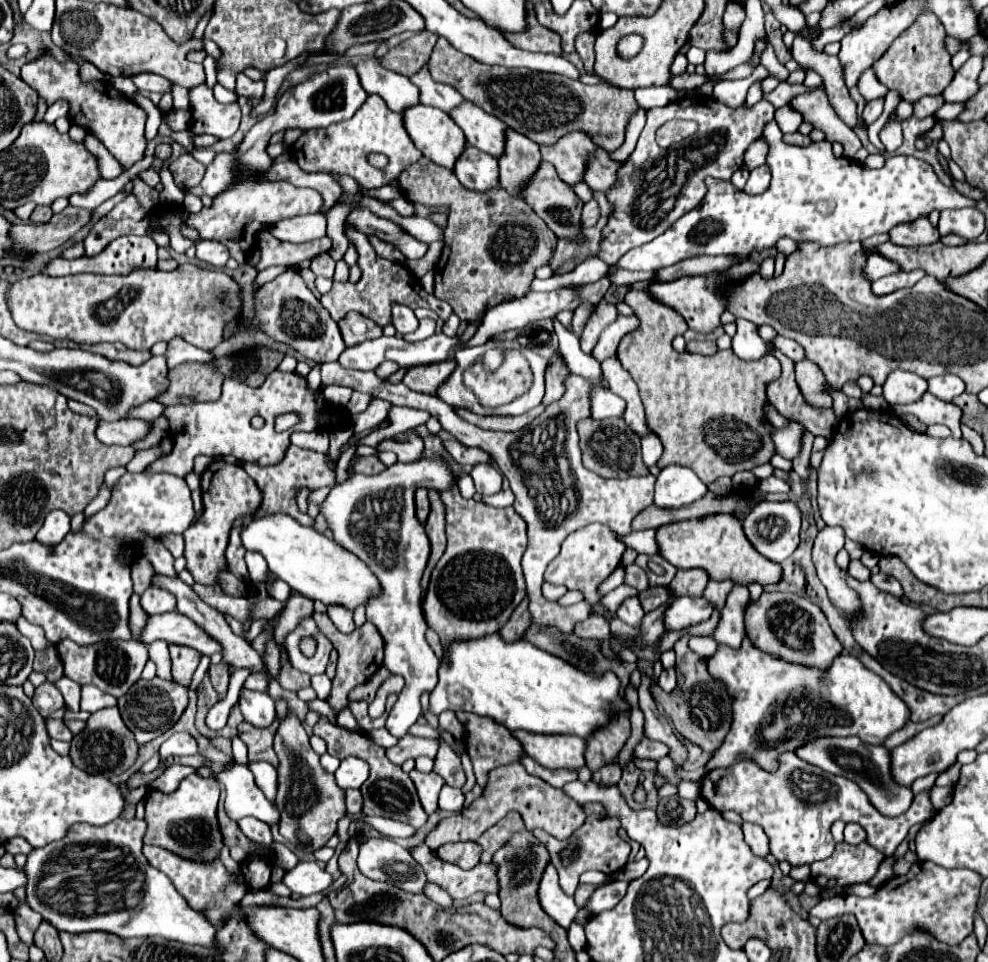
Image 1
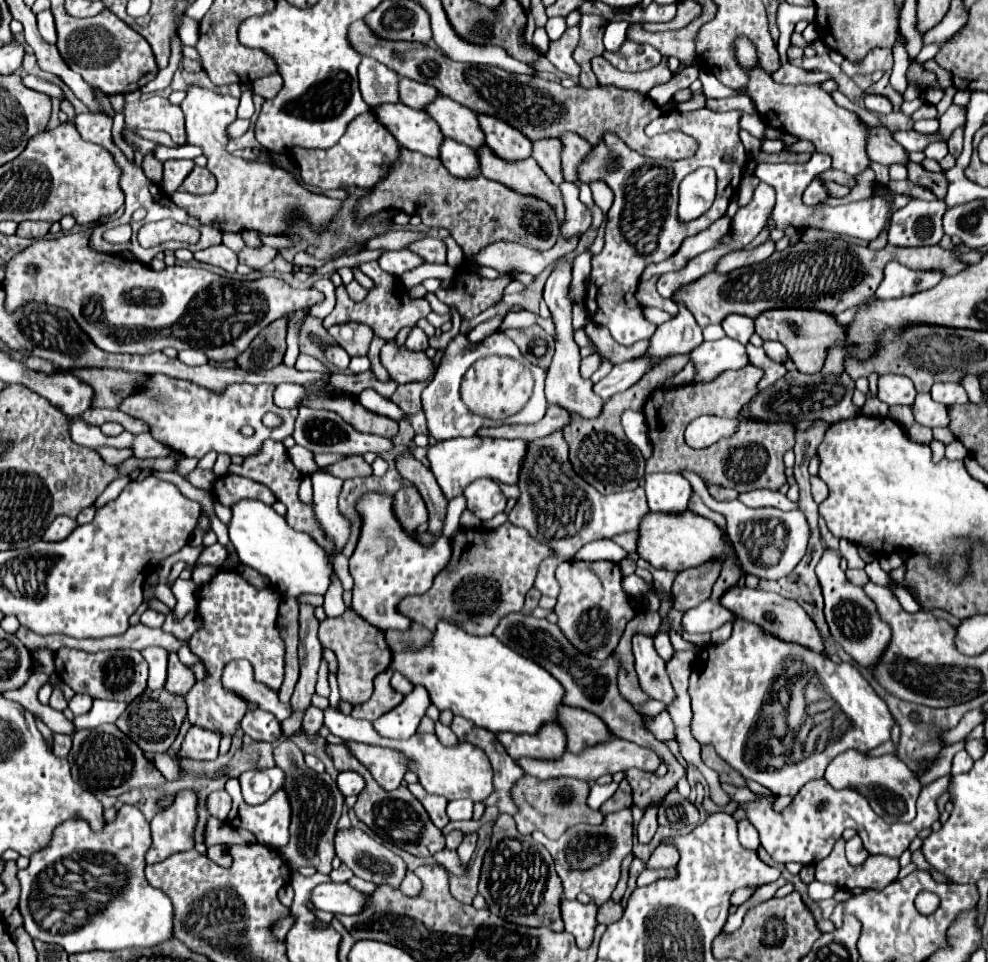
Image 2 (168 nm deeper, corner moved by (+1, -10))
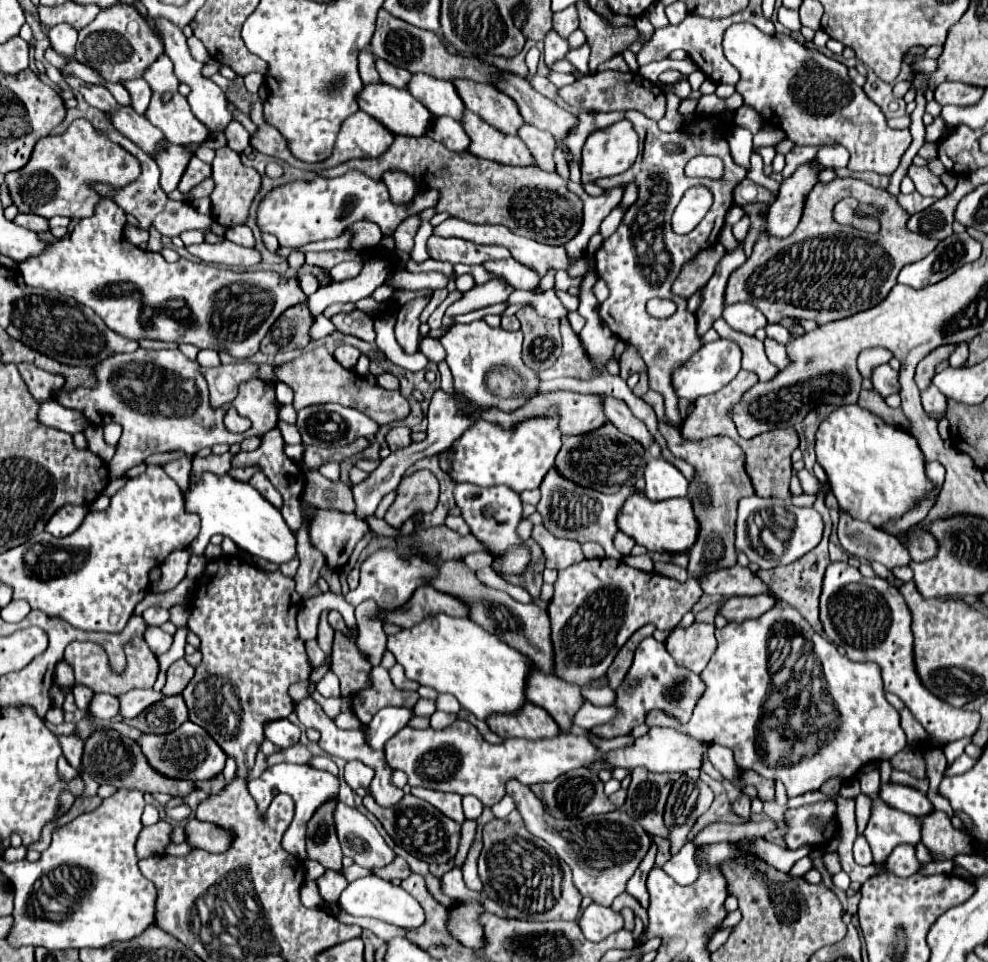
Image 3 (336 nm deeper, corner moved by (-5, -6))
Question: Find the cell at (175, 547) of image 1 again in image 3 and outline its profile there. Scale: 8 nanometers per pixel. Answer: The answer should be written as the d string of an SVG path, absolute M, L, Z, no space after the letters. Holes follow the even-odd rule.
M174 550L174 554L170 554L166 558L166 562L162 562L162 566L160 566L162 576L156 582L152 582L152 586L150 586L152 592L164 594L164 592L176 588L180 584L180 580L186 576L188 558L190 558L188 550Z

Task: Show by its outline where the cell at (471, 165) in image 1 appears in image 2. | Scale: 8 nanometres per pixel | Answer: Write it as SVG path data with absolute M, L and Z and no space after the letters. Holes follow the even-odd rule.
M446 138L440 146L440 162L448 168L448 172L462 180L472 180L480 174L480 158L478 154L450 138Z

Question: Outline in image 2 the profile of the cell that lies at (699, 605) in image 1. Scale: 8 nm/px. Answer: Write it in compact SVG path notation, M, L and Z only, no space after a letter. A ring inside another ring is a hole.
M712 600L702 602L700 606L686 610L682 616L682 630L688 634L704 634L720 628L724 622L734 620L732 612Z

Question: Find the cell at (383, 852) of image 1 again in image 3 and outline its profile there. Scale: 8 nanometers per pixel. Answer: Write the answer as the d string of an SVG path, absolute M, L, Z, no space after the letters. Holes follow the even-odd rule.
M342 800L334 808L334 826L342 854L350 856L358 866L374 870L394 860L394 852L378 834L376 826L360 810L346 806Z

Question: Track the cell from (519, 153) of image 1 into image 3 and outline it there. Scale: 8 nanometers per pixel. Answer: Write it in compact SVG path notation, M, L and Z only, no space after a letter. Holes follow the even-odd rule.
M452 82L462 98L464 106L484 118L488 124L498 128L504 134L516 134L518 126L522 126L522 116L518 114L516 102L506 98L506 94L498 92L494 86L486 86L482 82Z

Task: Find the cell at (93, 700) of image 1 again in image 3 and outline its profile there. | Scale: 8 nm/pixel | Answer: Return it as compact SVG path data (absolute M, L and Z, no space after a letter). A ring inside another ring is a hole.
M130 690L120 696L120 716L134 718L154 702L160 702L162 698L164 694L156 690Z

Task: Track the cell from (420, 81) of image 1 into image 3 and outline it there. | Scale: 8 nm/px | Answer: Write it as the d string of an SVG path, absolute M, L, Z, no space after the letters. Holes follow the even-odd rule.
M376 58L376 70L378 70L382 82L392 84L396 88L406 88L406 84L410 80L410 72L396 68L396 66L390 66L390 62L386 62L382 58Z

